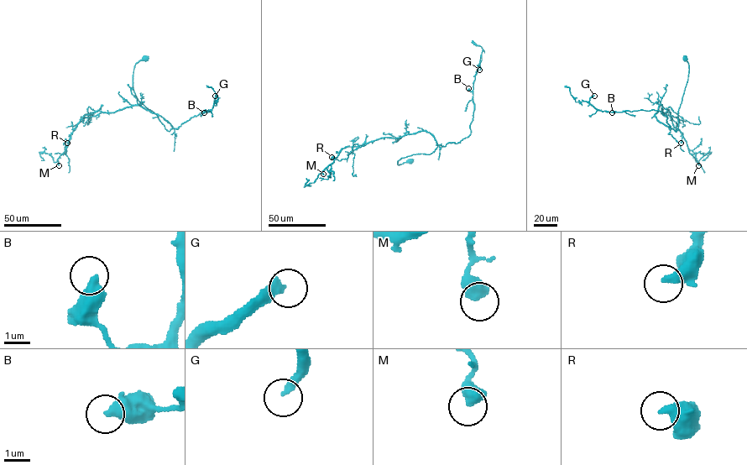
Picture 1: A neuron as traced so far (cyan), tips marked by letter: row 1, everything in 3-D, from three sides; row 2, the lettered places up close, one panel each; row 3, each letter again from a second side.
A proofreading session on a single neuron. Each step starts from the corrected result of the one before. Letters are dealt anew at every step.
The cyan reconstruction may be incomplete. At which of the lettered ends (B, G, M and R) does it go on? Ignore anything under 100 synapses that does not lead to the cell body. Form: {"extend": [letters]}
{"extend": ["G"]}

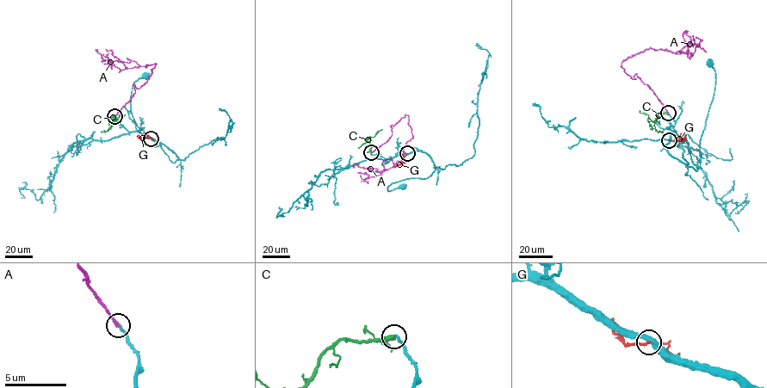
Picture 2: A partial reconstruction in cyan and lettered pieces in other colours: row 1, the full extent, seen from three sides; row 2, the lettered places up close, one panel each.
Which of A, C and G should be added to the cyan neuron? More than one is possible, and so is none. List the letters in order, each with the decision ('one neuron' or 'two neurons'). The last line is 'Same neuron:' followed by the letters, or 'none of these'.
A: two neurons
C: one neuron
G: two neurons
Same neuron: C

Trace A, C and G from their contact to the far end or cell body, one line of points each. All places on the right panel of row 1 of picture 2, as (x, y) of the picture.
A: (668, 113), (621, 64), (651, 48), (691, 56), (683, 36), (686, 30)
C: (667, 113), (659, 113), (653, 128), (647, 120), (648, 114), (640, 110)
G: (669, 140), (679, 137), (683, 141), (685, 136)

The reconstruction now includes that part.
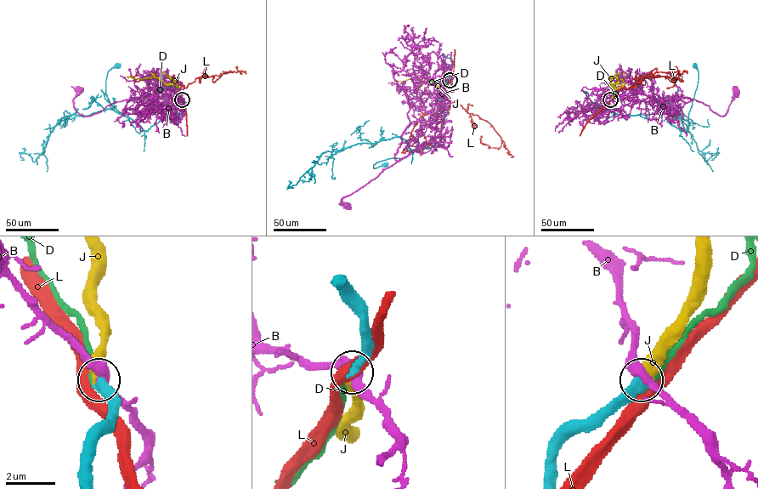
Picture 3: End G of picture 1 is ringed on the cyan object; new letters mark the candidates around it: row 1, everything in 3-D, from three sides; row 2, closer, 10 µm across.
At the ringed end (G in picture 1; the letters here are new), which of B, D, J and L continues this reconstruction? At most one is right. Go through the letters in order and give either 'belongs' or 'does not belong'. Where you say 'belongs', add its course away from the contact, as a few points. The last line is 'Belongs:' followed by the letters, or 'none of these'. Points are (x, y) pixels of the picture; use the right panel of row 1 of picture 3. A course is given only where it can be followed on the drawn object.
B: does not belong
D: does not belong
J: belongs | via (610, 99), (615, 88), (610, 83), (610, 76)
L: does not belong
Belongs: J

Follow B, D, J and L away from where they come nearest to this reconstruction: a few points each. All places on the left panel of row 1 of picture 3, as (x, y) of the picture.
B: (182, 99), (169, 88), (167, 99), (135, 97), (84, 116), (74, 105), (79, 90)
D: (182, 100), (174, 88), (168, 85), (159, 90)
J: (182, 99), (182, 93), (177, 88), (166, 84), (158, 78), (140, 79), (127, 76)
L: (182, 100), (177, 88), (187, 87), (199, 77), (234, 71), (223, 73), (212, 82), (214, 76)

